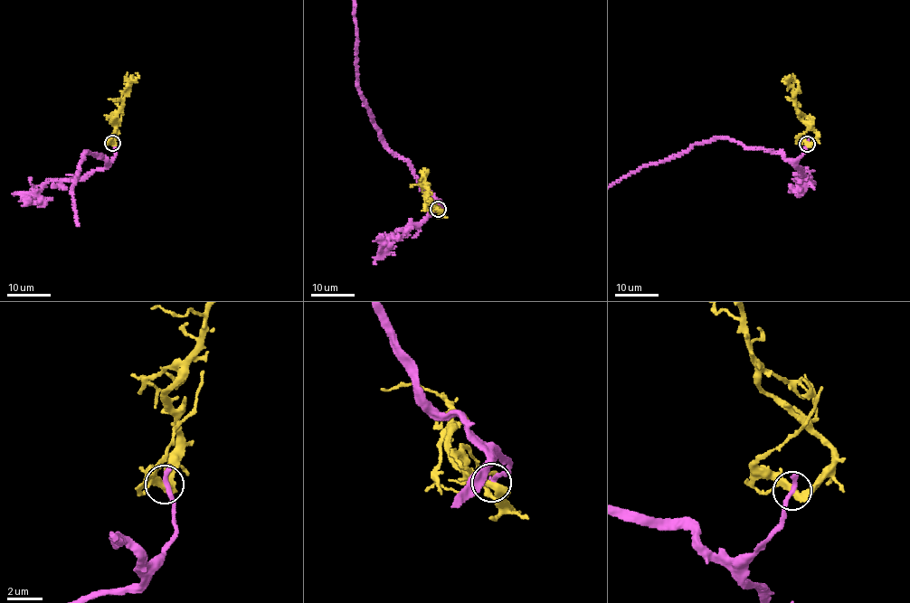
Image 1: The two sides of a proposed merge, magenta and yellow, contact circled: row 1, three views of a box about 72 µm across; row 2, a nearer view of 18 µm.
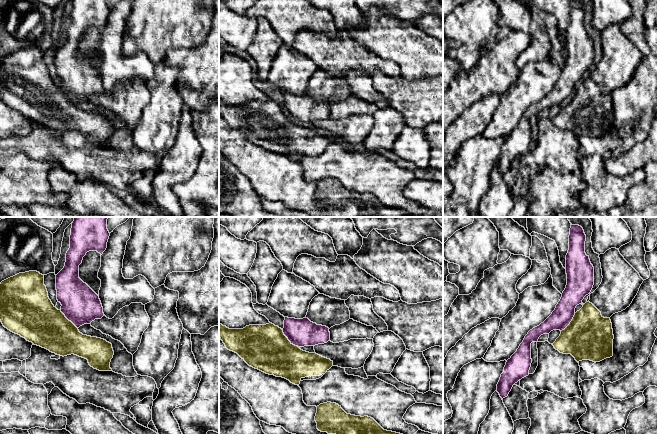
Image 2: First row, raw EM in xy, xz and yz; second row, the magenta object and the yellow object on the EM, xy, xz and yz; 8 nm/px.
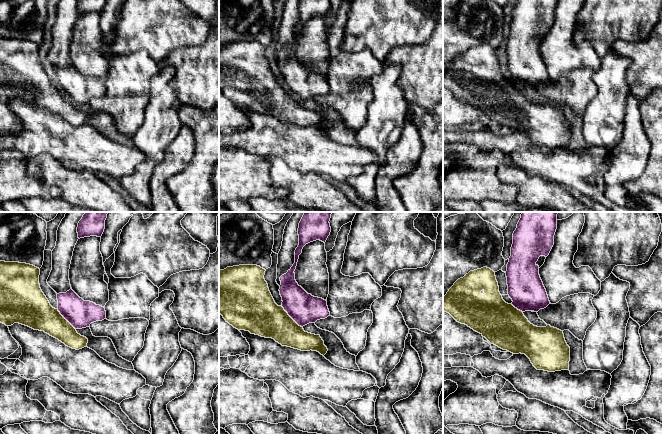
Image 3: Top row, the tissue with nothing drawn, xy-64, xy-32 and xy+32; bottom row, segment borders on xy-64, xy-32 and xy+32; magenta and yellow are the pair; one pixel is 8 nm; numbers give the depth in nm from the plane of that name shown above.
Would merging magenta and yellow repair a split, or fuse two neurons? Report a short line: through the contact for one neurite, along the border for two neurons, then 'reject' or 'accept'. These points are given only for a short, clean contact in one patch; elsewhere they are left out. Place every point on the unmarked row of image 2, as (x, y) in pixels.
line xz (282, 106), (283, 110), (298, 123); reject

